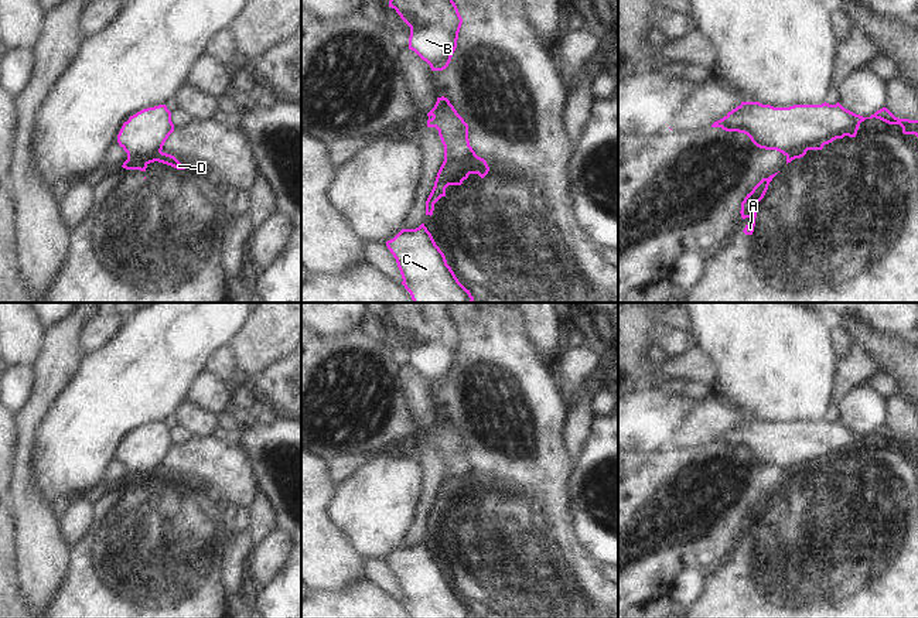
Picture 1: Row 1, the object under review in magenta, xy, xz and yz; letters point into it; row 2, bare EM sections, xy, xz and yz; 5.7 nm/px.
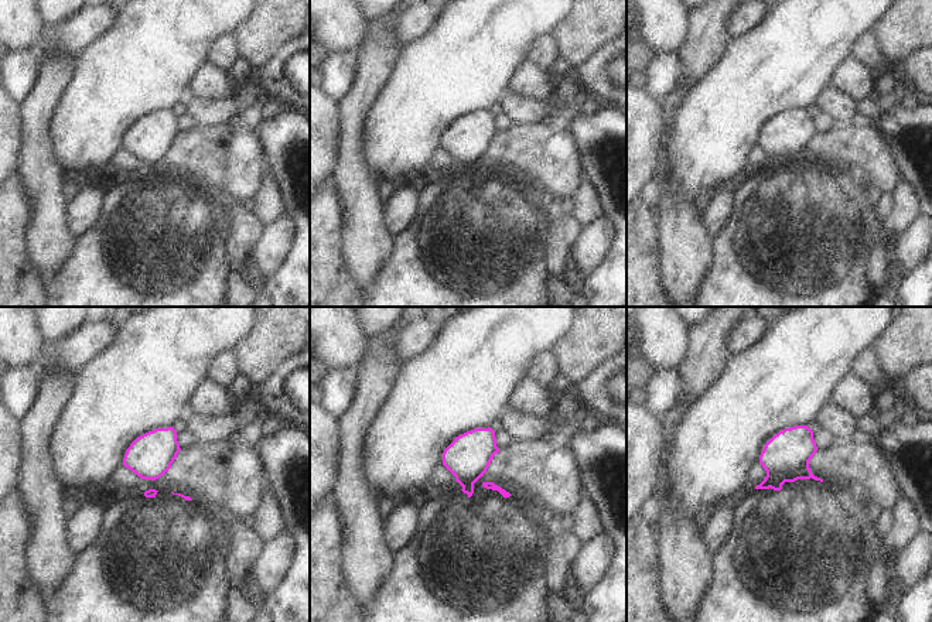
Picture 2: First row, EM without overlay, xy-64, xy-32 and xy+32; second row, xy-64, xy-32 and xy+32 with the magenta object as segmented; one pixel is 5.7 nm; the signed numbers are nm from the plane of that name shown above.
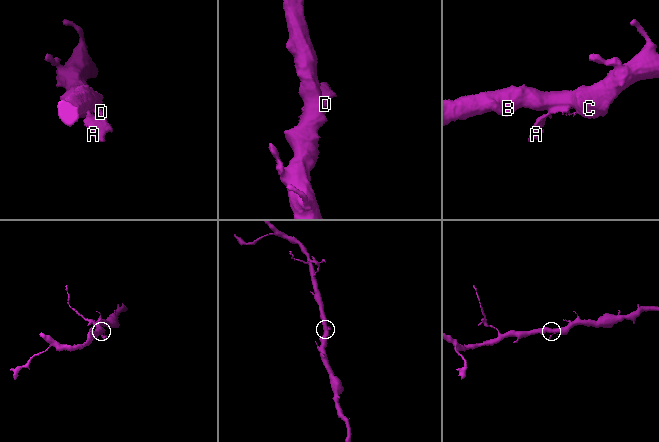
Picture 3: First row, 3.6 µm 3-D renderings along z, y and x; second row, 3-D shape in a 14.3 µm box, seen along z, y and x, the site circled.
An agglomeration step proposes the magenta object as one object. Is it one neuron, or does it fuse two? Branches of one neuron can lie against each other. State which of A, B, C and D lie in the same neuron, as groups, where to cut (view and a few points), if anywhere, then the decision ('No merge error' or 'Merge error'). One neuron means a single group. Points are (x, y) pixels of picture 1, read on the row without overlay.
Groups: A D / B C. Split along xy (160, 467), (152, 478). Merge error

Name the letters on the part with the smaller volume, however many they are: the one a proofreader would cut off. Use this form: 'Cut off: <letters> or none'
Cut off: A, D

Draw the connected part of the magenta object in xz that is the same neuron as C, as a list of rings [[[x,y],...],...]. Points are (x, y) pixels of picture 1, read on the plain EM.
[[[424,540],[386,559],[413,618],[474,618]]]

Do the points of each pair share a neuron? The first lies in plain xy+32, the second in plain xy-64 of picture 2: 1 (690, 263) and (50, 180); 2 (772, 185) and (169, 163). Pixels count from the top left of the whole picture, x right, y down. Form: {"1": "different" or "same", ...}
{"1": "same", "2": "different"}

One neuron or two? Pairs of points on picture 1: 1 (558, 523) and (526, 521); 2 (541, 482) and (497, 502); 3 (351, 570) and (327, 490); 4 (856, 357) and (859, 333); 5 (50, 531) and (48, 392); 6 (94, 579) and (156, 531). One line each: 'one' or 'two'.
1: one
2: two
3: one
4: two
5: one
6: one

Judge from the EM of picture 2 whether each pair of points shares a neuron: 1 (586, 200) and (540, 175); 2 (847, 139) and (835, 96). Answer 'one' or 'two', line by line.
1: two
2: two

